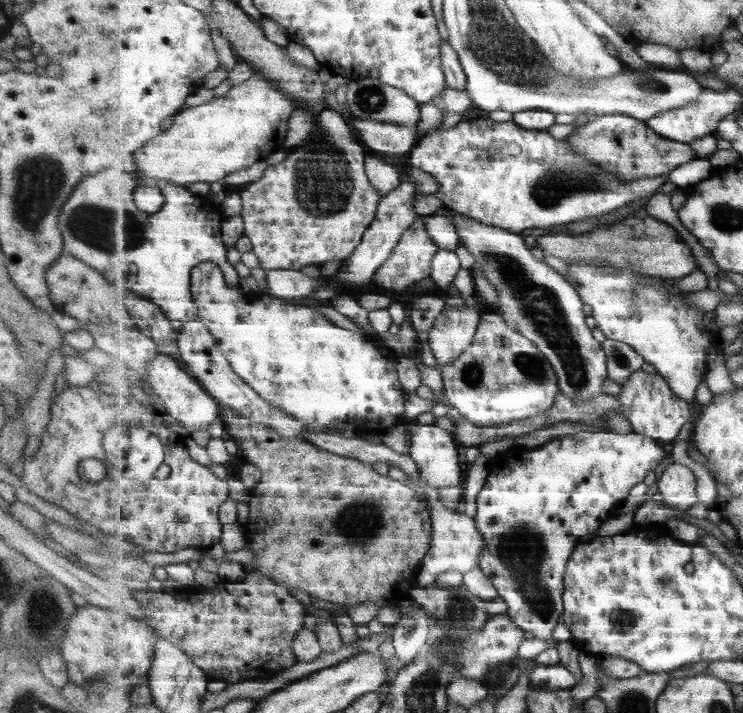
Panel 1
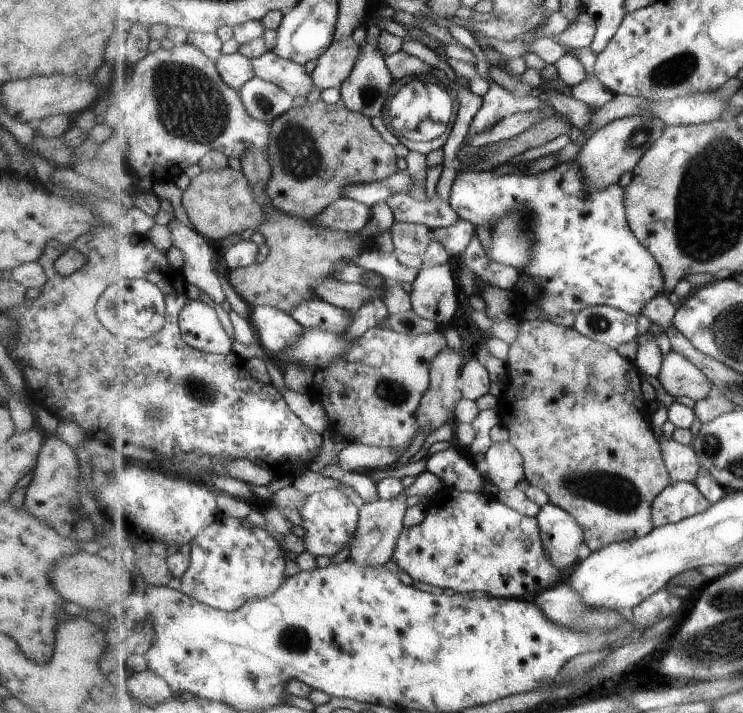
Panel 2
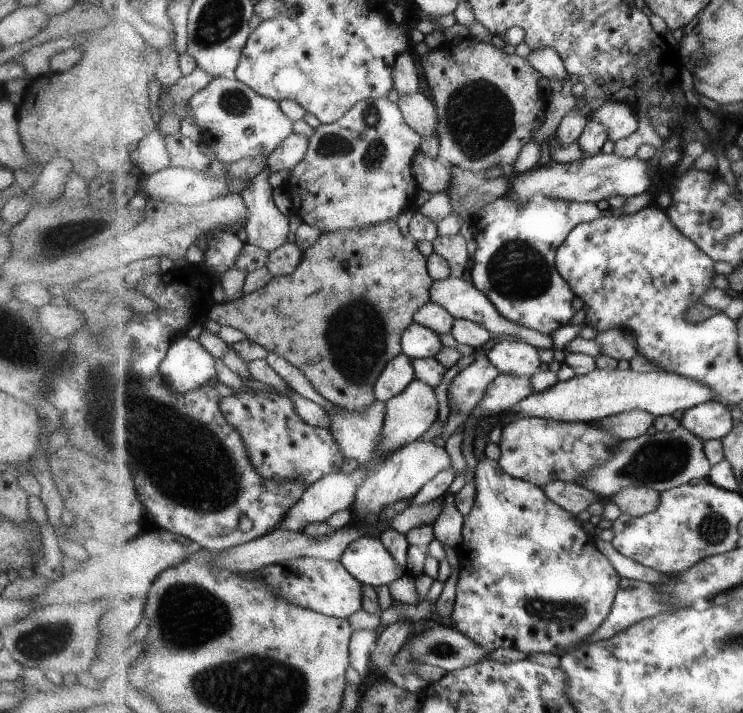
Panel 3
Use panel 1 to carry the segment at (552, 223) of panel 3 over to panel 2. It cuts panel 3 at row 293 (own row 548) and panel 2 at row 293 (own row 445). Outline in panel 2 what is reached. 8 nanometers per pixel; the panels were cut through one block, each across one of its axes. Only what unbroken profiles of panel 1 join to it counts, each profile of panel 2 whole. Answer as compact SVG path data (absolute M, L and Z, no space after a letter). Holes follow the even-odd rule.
M577 160L572 162L559 163L552 170L543 172L537 175L526 175L524 173L512 173L506 176L497 176L495 172L491 169L485 171L463 171L457 174L454 184L452 186L452 191L450 194L449 202L452 208L457 212L460 218L466 219L467 221L473 222L476 226L485 225L489 227L489 230L493 230L493 226L497 226L501 220L505 219L507 215L514 215L515 211L519 211L520 215L525 215L528 218L528 223L530 224L530 229L532 230L532 235L534 236L535 247L532 253L534 254L534 260L527 268L525 274L531 276L533 280L541 285L541 299L537 302L523 302L519 301L519 304L514 308L515 314L519 318L519 322L523 322L521 316L521 307L523 304L535 304L535 306L541 308L544 313L548 316L547 321L552 321L557 325L562 325L563 327L574 327L575 320L587 307L593 304L608 305L628 314L634 316L641 316L643 308L654 300L657 296L660 296L664 292L665 288L665 276L663 276L663 270L659 266L656 257L643 246L642 242L635 235L635 232L631 229L628 213L627 213L627 202L626 202L626 191L623 186L619 184L612 185L610 188L605 188L601 191L591 191L590 188L586 188L585 182L582 180L581 168L578 166Z

